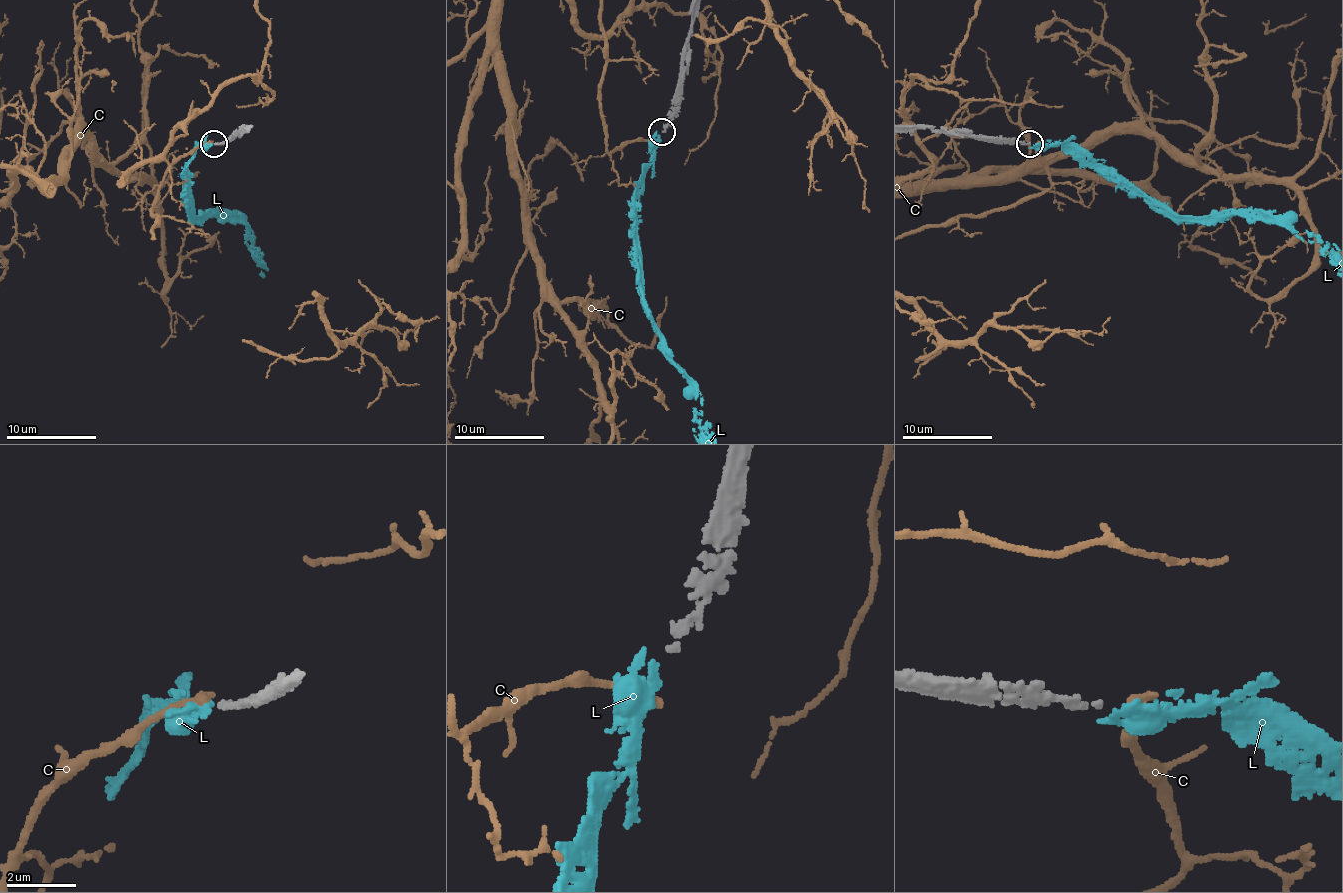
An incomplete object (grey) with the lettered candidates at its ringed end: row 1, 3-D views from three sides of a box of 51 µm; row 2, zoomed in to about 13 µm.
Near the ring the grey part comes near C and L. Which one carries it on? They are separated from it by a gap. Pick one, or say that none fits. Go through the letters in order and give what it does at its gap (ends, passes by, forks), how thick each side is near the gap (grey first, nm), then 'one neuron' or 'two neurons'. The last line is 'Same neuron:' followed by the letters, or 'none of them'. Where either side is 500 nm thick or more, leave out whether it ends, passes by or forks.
C: it ends | 220/300 nm | two neurons
L: it ends | 220/320 nm | one neuron
Same neuron: L

